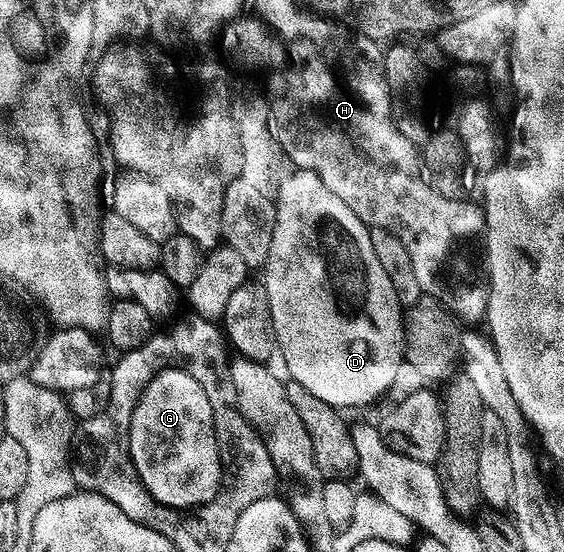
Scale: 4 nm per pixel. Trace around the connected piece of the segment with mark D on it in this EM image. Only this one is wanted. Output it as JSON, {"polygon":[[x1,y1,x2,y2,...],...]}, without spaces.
{"polygon":[[293,171,284,180,283,186,279,189,275,198,275,227,271,235,271,247,263,266,263,284,267,303,271,311,271,323,273,324,273,339,276,352,281,353,281,361,285,364,288,380,299,383,299,387,307,387,315,399,323,399,323,403,332,405,338,411,353,409,356,405,369,405,372,401,377,401,393,384,397,381,397,372,403,366,403,354,405,351,405,322,403,320,402,306,397,303,395,289,391,287,391,279,387,279,387,271,375,259,375,251,371,247,370,228,363,224,359,215,343,203,336,195,331,195,328,187,323,187,323,183,313,173,308,171]]}

